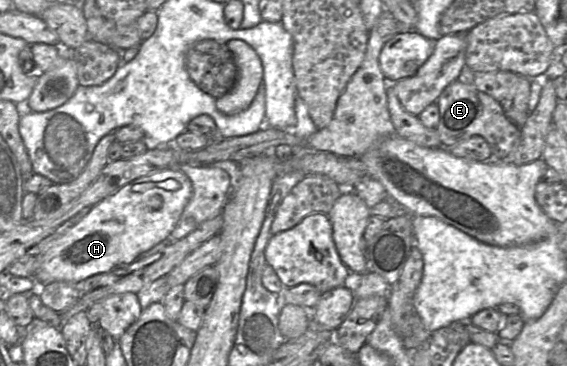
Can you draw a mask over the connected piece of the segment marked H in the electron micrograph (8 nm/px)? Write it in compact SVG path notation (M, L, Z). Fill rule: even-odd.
M178 168L163 169L133 180L121 187L115 193L103 199L77 224L70 227L62 235L51 241L47 245L47 249L37 257L37 269L33 278L41 284L49 284L56 281L76 284L93 275L110 272L119 266L127 266L131 264L139 254L149 250L170 236L177 225L185 206L189 202L192 192L192 182ZM167 179L175 180L178 187L172 190L160 187L160 183ZM155 195L161 197L162 204L157 209L151 209L147 205L147 202Z

